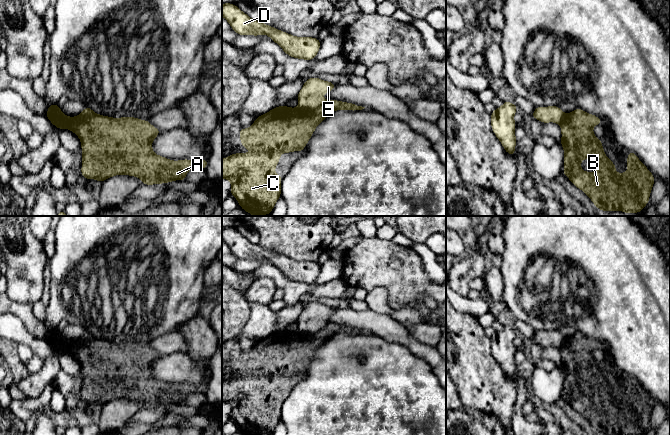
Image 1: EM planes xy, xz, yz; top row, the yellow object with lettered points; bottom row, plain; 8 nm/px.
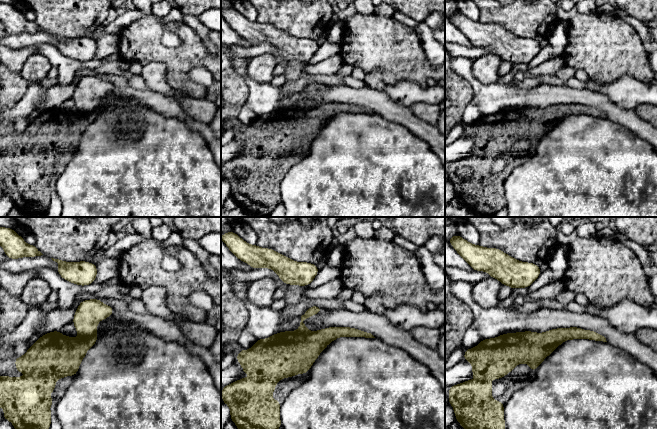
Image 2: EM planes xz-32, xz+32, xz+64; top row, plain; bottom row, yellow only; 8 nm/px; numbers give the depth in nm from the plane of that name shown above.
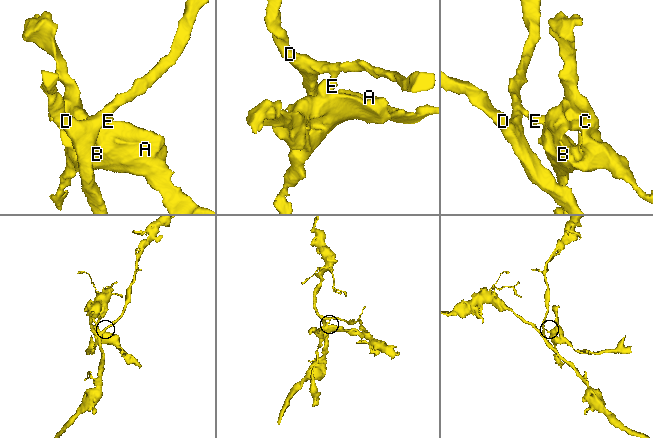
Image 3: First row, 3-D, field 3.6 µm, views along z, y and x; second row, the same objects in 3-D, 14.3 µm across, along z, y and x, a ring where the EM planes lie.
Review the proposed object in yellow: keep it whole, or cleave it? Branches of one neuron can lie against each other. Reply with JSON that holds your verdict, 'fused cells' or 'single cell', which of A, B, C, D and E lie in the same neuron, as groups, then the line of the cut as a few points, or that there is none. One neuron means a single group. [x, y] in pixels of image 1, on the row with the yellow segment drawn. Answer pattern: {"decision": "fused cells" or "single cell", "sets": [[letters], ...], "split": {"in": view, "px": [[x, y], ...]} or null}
{"decision": "fused cells", "sets": [["A", "B", "C"], ["D", "E"]], "split": {"in": "xz", "px": [[323, 101], [314, 109], [302, 109], [299, 107]]}}

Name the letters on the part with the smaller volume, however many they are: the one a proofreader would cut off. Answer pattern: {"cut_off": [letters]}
{"cut_off": ["A", "B", "C"]}

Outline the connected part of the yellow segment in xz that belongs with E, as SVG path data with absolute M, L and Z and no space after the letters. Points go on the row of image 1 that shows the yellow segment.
M318 77L306 79L297 95L298 106L302 109L315 110L318 104L323 102L324 93L330 93L336 86Z

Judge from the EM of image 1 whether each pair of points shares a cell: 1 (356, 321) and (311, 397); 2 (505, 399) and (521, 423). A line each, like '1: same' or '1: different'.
1: different
2: different

